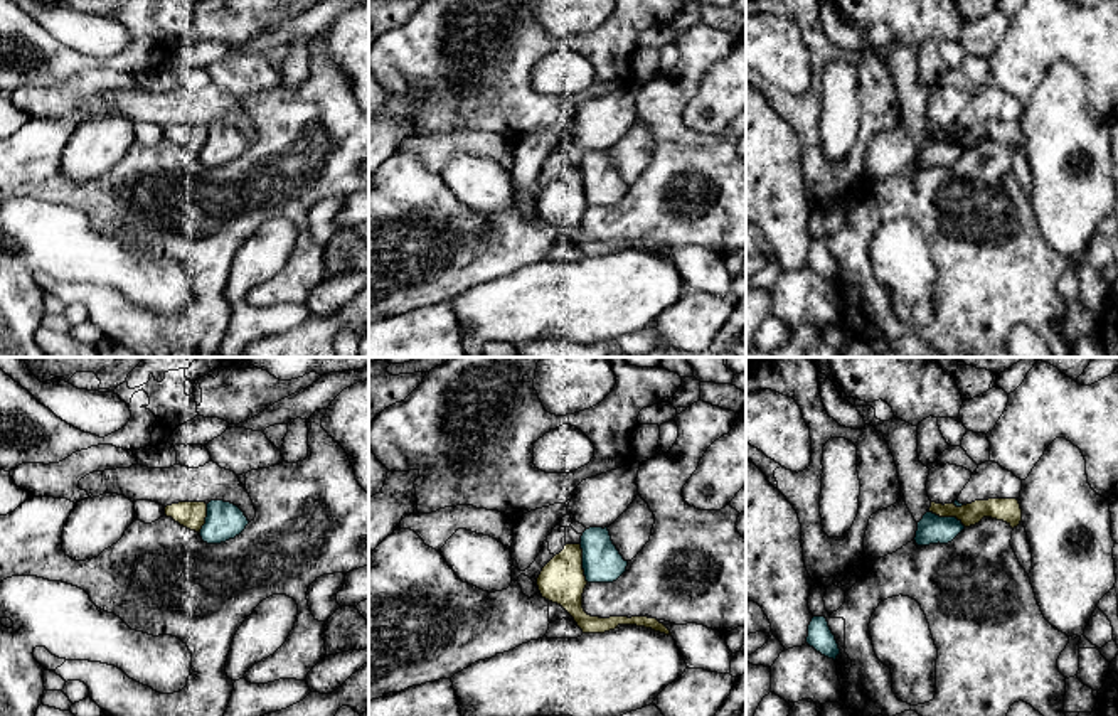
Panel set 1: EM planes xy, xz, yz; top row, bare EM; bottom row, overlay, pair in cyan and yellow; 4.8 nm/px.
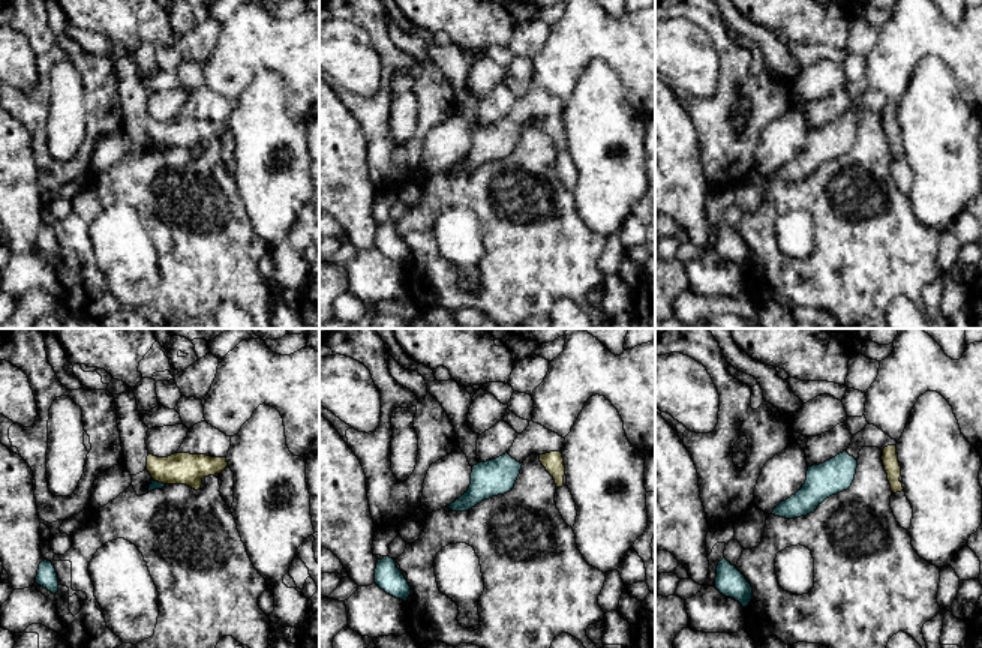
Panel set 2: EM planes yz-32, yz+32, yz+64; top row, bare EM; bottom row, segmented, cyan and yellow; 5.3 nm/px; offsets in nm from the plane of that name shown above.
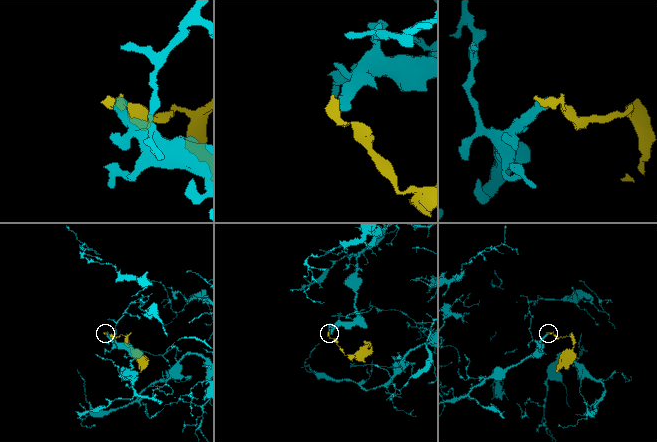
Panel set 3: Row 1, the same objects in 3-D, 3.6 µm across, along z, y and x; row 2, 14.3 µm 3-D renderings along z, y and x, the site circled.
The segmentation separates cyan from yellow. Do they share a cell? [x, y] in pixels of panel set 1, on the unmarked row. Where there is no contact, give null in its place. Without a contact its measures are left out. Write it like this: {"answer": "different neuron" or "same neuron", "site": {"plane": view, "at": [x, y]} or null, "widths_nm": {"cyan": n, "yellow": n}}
{"answer": "different neuron", "site": {"plane": "xz", "at": [583, 186]}, "widths_nm": {"cyan": 190, "yellow": 220}}

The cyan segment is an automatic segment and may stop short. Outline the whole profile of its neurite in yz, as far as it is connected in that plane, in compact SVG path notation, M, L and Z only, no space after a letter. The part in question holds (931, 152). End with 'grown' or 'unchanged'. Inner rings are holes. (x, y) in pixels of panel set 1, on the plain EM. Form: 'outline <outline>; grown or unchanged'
outline M926 135L923 142L918 145L916 153L916 167L929 168L929 167L948 167L951 165L965 148L956 140L940 140L933 135Z; unchanged

